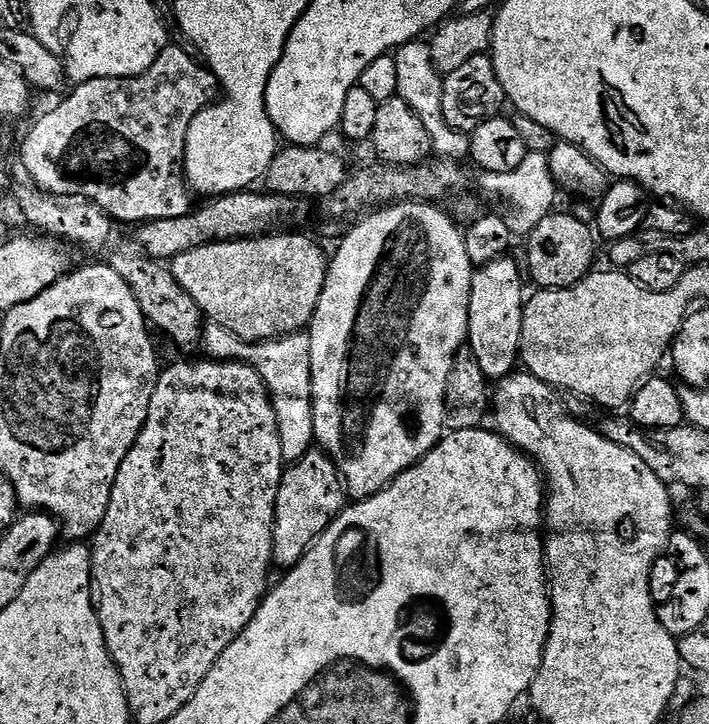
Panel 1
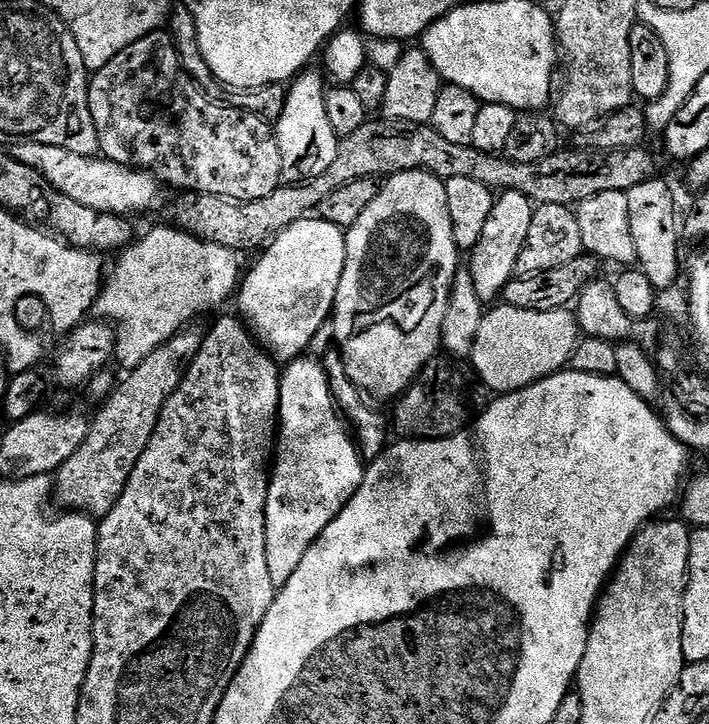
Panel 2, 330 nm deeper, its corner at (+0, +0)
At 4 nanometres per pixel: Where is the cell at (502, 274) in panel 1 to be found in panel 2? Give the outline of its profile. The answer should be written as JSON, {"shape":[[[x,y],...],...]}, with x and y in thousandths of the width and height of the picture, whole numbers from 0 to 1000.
{"shape":[[[705,265],[700,271],[700,283],[697,290],[691,290],[691,301],[680,316],[680,329],[674,329],[674,340],[669,340],[663,349],[663,358],[666,358],[663,374],[669,384],[669,401],[674,401],[677,414],[704,416],[711,407],[714,394],[728,381],[731,351],[736,351],[742,323],[748,323],[752,291],[750,278],[736,268]]]}

